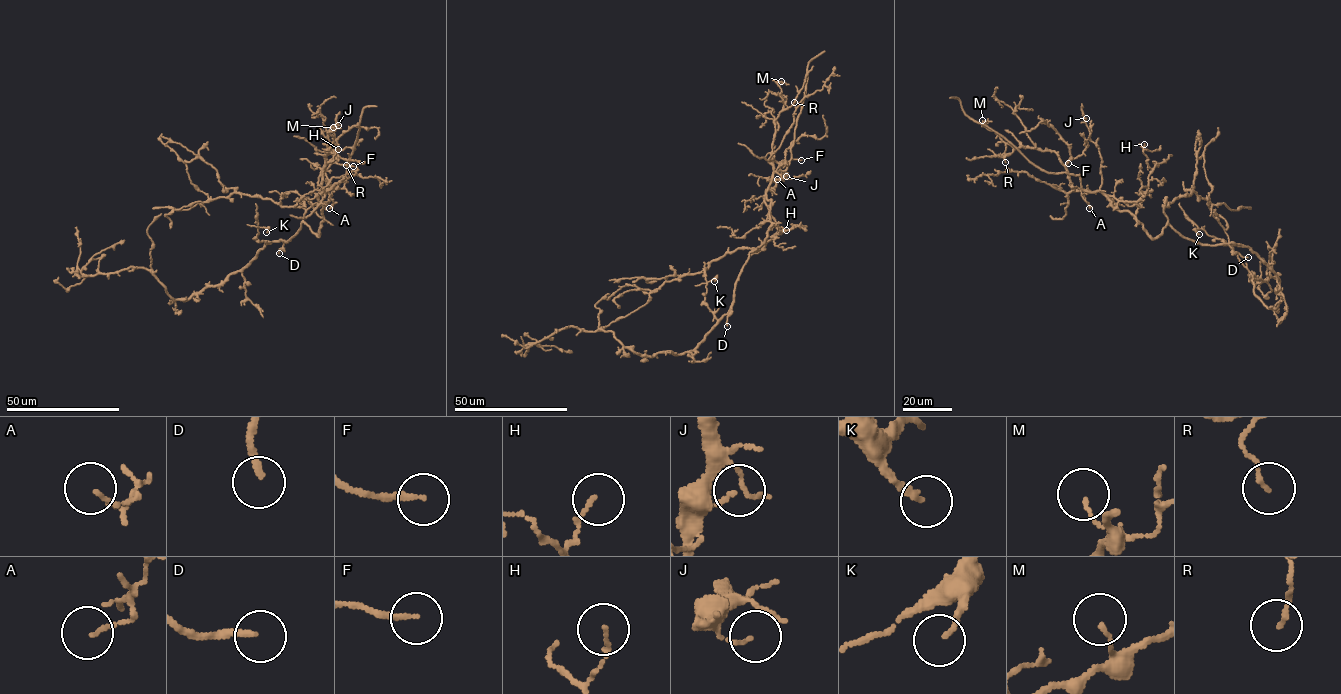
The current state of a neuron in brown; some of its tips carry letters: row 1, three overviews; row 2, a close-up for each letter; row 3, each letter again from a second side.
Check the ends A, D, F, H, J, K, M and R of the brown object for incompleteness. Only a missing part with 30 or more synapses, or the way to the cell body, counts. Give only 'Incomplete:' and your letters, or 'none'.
Incomplete: D

